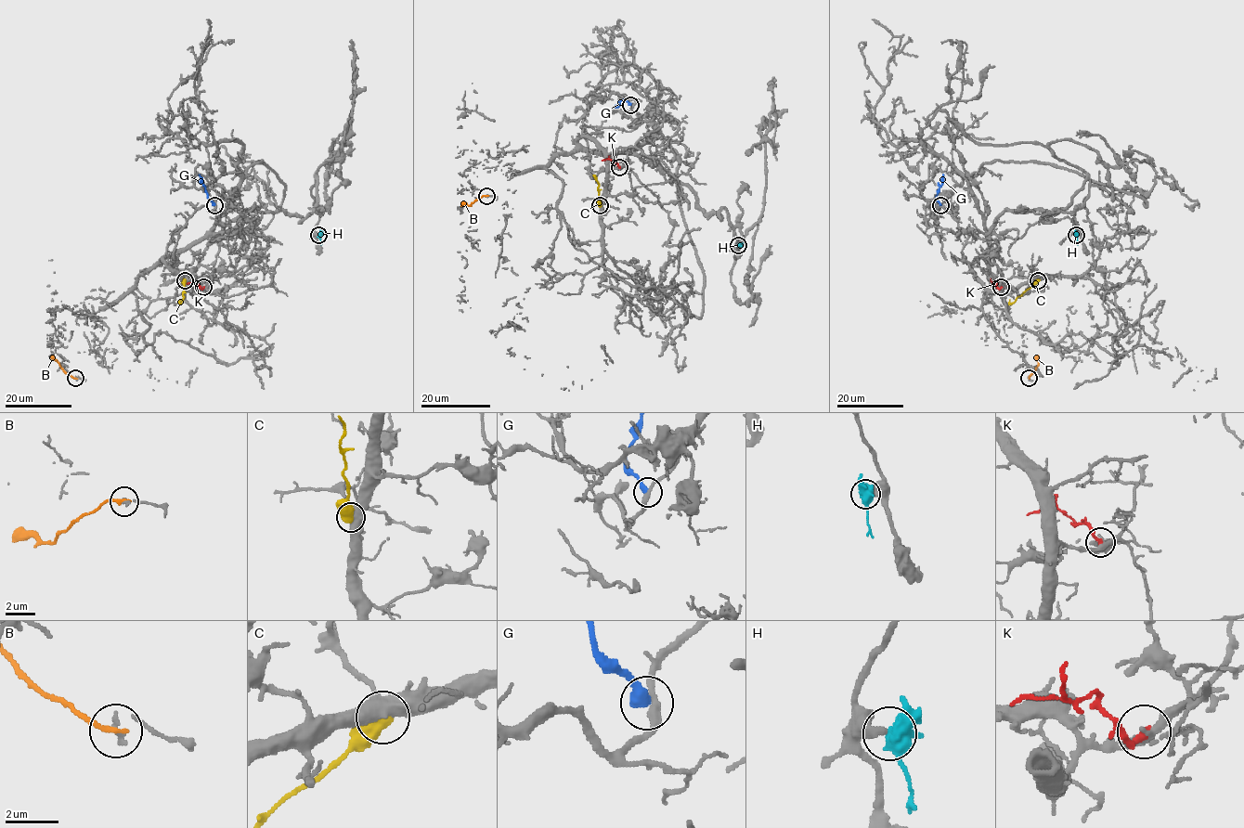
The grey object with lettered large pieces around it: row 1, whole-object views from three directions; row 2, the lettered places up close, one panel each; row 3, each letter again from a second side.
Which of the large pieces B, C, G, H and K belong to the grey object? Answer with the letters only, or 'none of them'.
none of them

